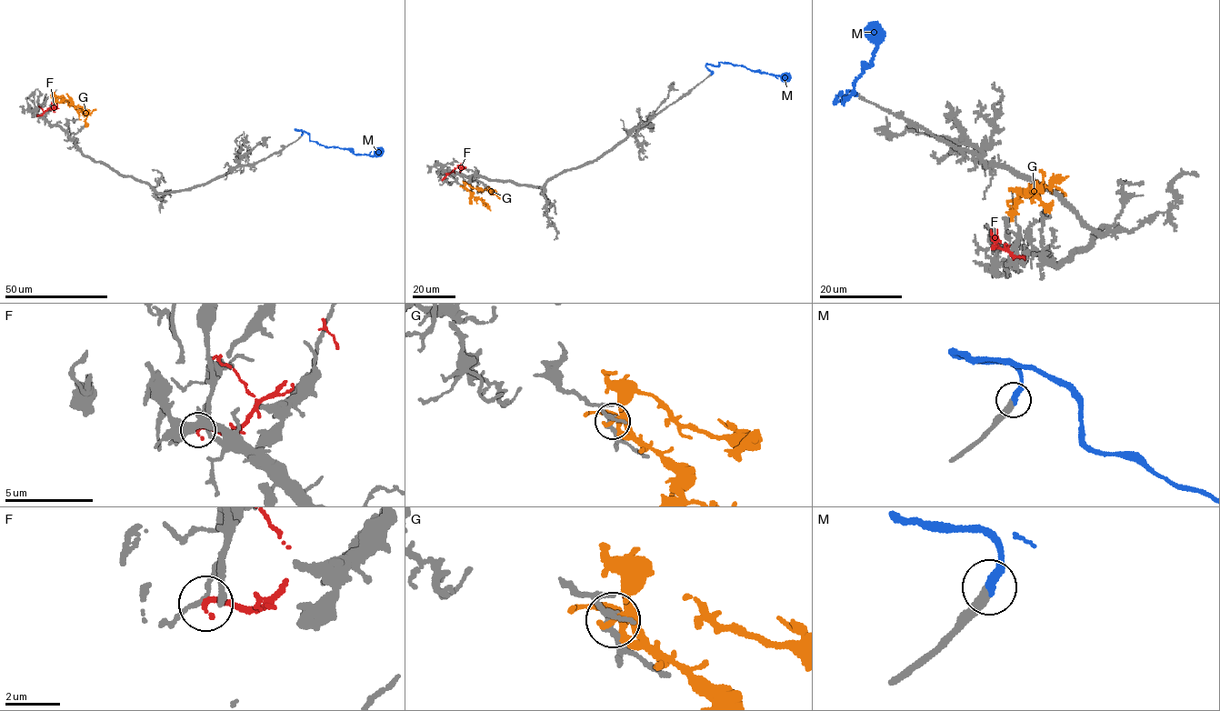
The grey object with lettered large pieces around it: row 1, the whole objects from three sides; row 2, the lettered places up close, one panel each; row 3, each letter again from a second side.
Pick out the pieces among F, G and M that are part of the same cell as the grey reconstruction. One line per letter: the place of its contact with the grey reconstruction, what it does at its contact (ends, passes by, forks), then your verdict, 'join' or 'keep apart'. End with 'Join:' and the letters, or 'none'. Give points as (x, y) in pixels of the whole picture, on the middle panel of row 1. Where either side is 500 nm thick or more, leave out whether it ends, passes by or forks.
F: (442, 180) | it ends | keep apart
G: (464, 186) | it passes by | keep apart
M: (711, 74) | it ends | join
Join: M

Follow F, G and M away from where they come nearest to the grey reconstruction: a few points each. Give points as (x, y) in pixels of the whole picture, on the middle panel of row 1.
F: (442, 180), (455, 168), (462, 168), (459, 172)
G: (463, 186), (466, 184), (481, 189), (493, 189), (490, 194)
M: (711, 74), (706, 64), (717, 65), (719, 62), (724, 62), (790, 78)

